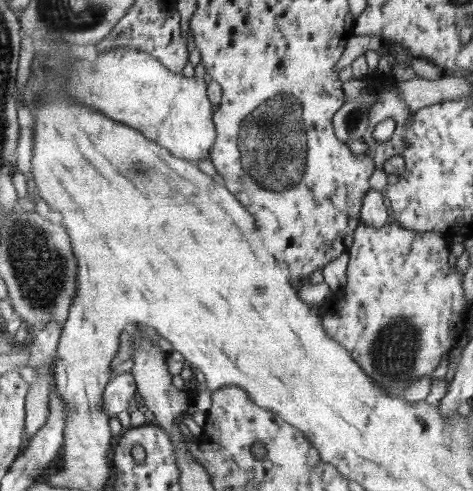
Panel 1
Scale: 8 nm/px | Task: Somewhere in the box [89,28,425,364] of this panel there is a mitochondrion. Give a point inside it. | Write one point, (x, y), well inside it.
(271, 145)

